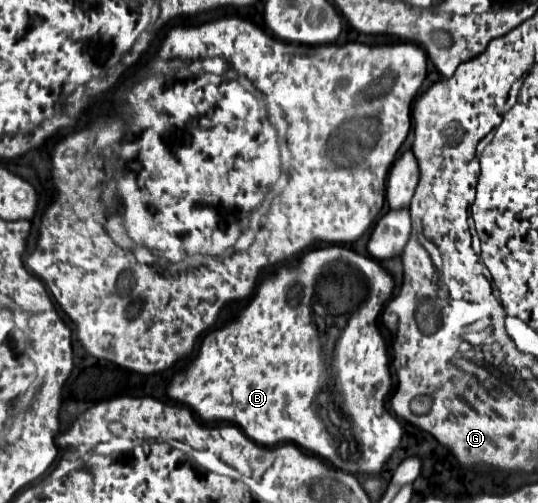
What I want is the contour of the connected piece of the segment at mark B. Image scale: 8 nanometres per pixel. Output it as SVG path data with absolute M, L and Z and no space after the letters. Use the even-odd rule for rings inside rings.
M343 245L311 249L295 265L281 267L277 273L267 275L245 307L223 327L203 337L197 355L173 375L167 395L195 411L203 423L225 421L237 425L259 445L273 447L279 443L295 443L345 473L379 475L403 439L401 423L387 409L393 379L387 341L379 327L379 313L391 299L393 289L395 277L373 257L365 257ZM339 395L345 395L347 417L343 415L343 399ZM331 419L351 421L351 439L341 439L341 449L337 449L335 437L329 433ZM367 423L373 423L371 439L367 437Z

